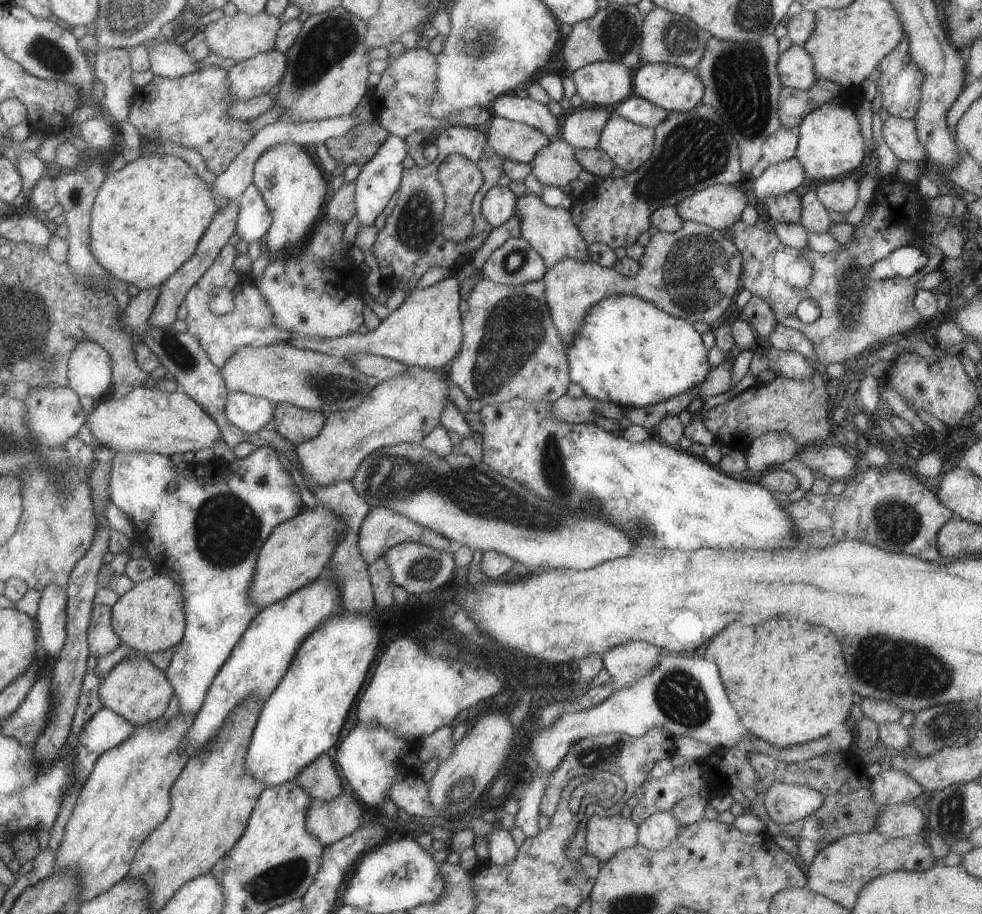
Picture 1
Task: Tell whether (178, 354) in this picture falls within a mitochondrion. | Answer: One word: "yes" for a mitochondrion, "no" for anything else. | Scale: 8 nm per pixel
yes

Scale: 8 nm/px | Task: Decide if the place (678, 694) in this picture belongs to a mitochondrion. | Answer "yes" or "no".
yes

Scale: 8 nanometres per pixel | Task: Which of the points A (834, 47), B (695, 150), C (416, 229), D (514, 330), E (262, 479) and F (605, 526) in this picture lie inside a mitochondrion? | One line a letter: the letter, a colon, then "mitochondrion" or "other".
A: other
B: mitochondrion
C: mitochondrion
D: mitochondrion
E: mitochondrion
F: mitochondrion

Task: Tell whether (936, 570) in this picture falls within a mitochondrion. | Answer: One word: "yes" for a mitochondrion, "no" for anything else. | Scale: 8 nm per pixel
no

